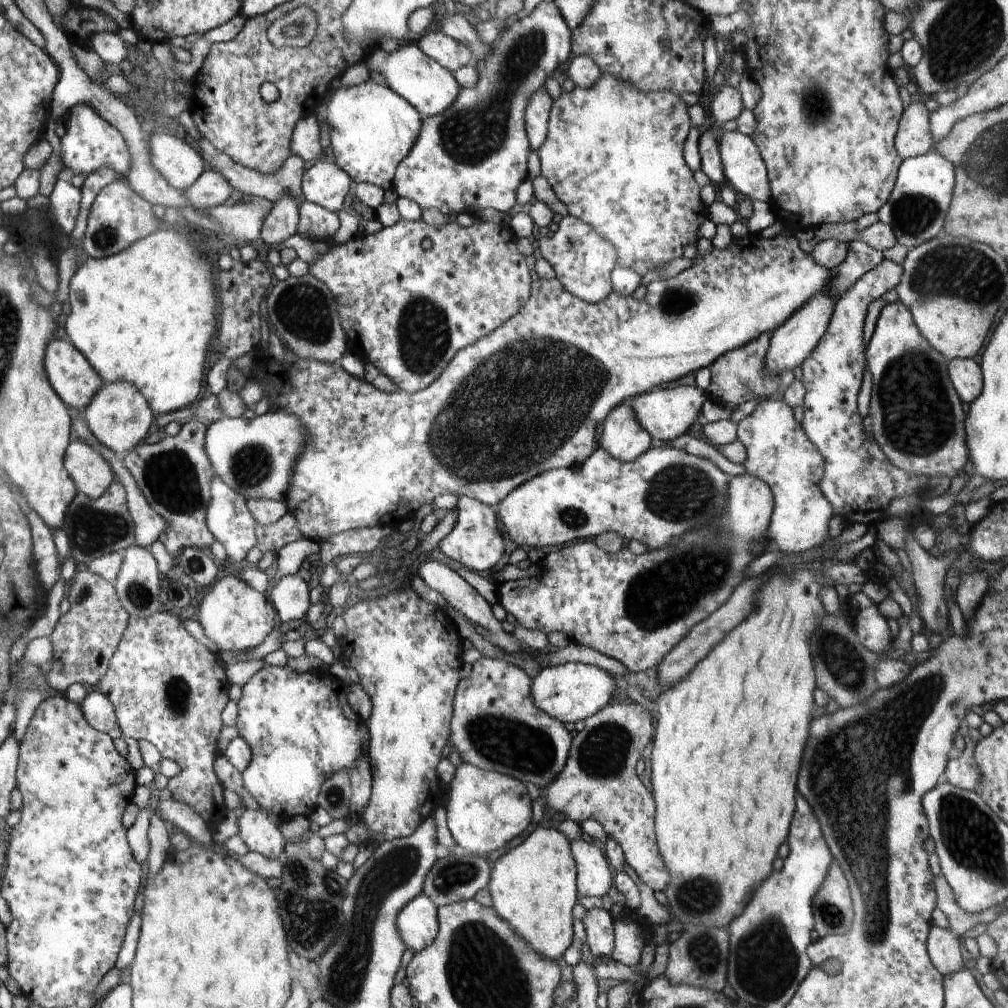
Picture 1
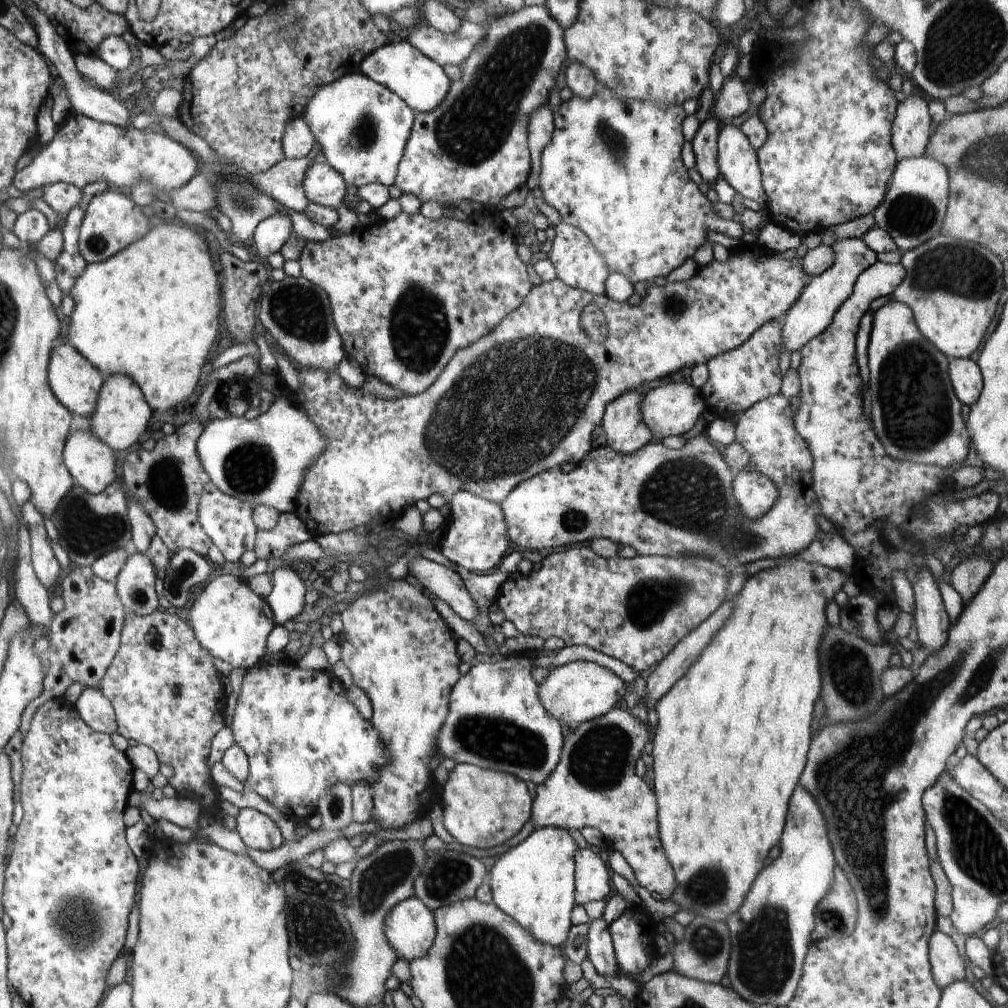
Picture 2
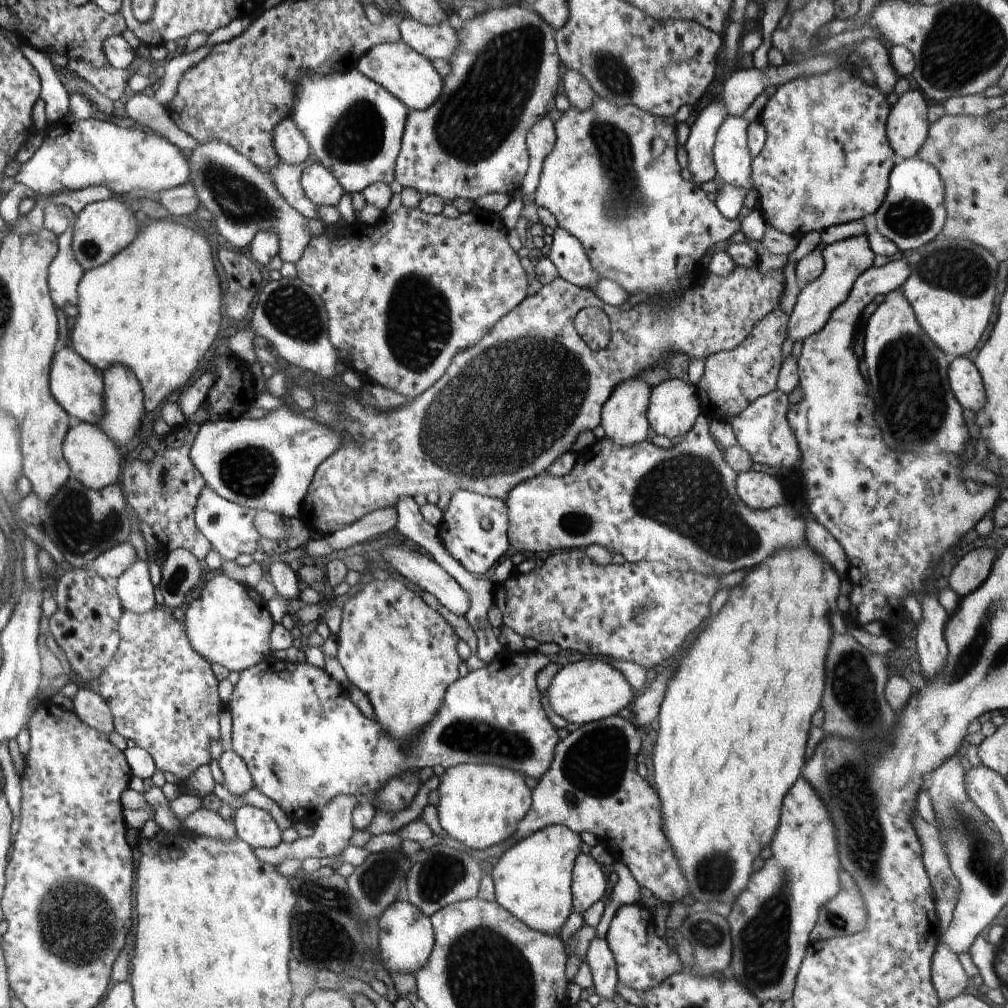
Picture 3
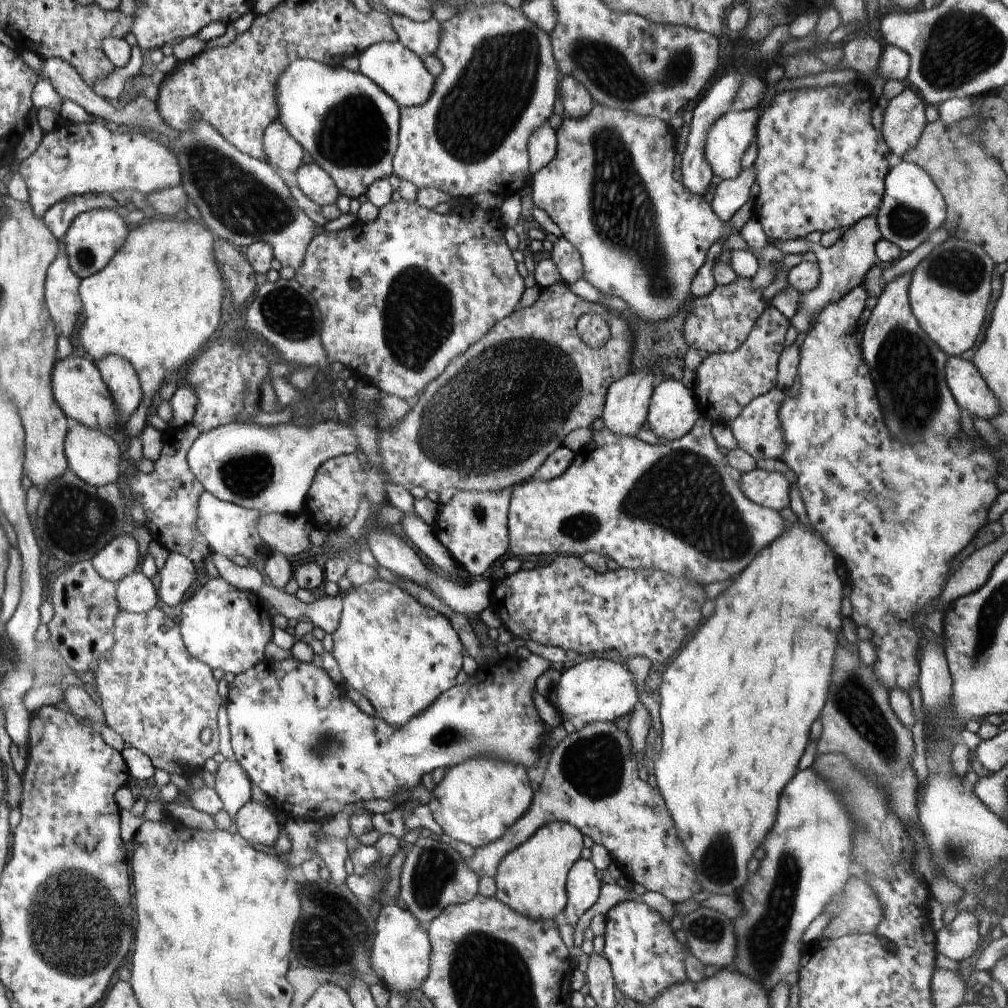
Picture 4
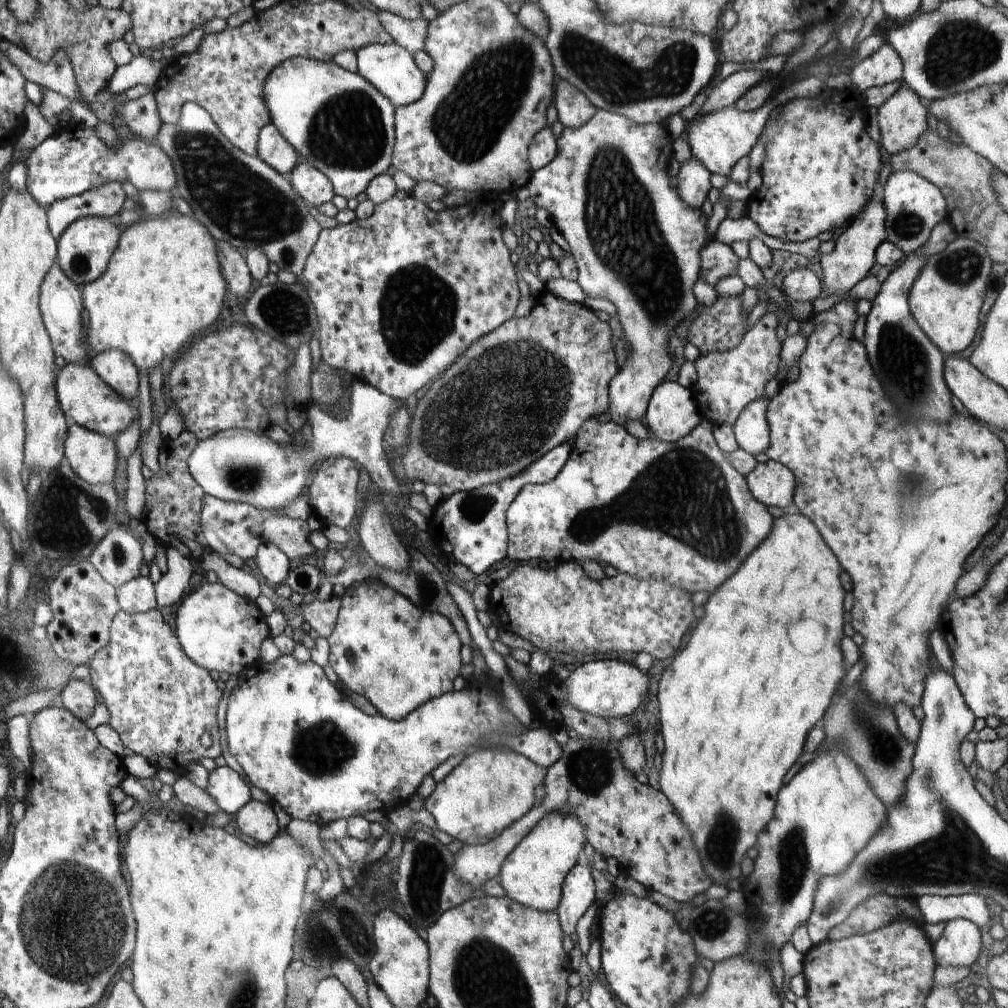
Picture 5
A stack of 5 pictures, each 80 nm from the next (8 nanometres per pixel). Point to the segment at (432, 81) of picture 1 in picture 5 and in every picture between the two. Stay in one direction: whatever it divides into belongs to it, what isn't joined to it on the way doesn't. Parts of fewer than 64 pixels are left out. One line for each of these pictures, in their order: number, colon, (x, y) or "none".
2: (418, 80)
3: (410, 77)
4: (399, 72)
5: (391, 69)

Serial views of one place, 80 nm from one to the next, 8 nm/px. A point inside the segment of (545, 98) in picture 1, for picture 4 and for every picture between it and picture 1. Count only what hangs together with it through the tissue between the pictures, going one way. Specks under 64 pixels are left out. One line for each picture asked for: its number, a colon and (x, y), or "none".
2: (541, 125)
3: (541, 138)
4: (542, 145)

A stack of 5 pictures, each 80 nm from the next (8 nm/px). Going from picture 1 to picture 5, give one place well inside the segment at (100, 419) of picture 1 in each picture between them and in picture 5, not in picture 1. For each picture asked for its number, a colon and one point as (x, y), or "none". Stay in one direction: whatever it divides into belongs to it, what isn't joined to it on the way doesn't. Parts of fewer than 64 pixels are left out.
2: (121, 415)
3: (125, 402)
4: (119, 374)
5: (115, 367)

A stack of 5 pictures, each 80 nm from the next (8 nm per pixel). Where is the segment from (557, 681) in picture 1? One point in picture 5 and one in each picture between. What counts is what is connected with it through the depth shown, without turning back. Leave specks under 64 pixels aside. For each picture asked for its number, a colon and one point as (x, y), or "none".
2: (576, 692)
3: (591, 689)
4: (597, 689)
5: (608, 688)

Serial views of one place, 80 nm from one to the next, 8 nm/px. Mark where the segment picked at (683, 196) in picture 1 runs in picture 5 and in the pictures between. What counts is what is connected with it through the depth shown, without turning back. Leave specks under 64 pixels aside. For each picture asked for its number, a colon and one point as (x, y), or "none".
2: (613, 168)
3: (641, 225)
4: (642, 236)
5: (607, 190)

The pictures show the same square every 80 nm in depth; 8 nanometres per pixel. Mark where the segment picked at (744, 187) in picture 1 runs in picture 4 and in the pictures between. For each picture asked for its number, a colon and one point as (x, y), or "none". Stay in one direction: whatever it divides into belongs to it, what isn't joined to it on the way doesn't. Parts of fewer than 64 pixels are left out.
2: (737, 160)
3: (731, 157)
4: (727, 139)

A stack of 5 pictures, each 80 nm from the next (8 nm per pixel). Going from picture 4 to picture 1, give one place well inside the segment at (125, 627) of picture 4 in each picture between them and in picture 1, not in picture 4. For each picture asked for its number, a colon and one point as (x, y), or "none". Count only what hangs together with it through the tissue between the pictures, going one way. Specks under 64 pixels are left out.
1: (164, 686)
2: (165, 692)
3: (162, 694)

